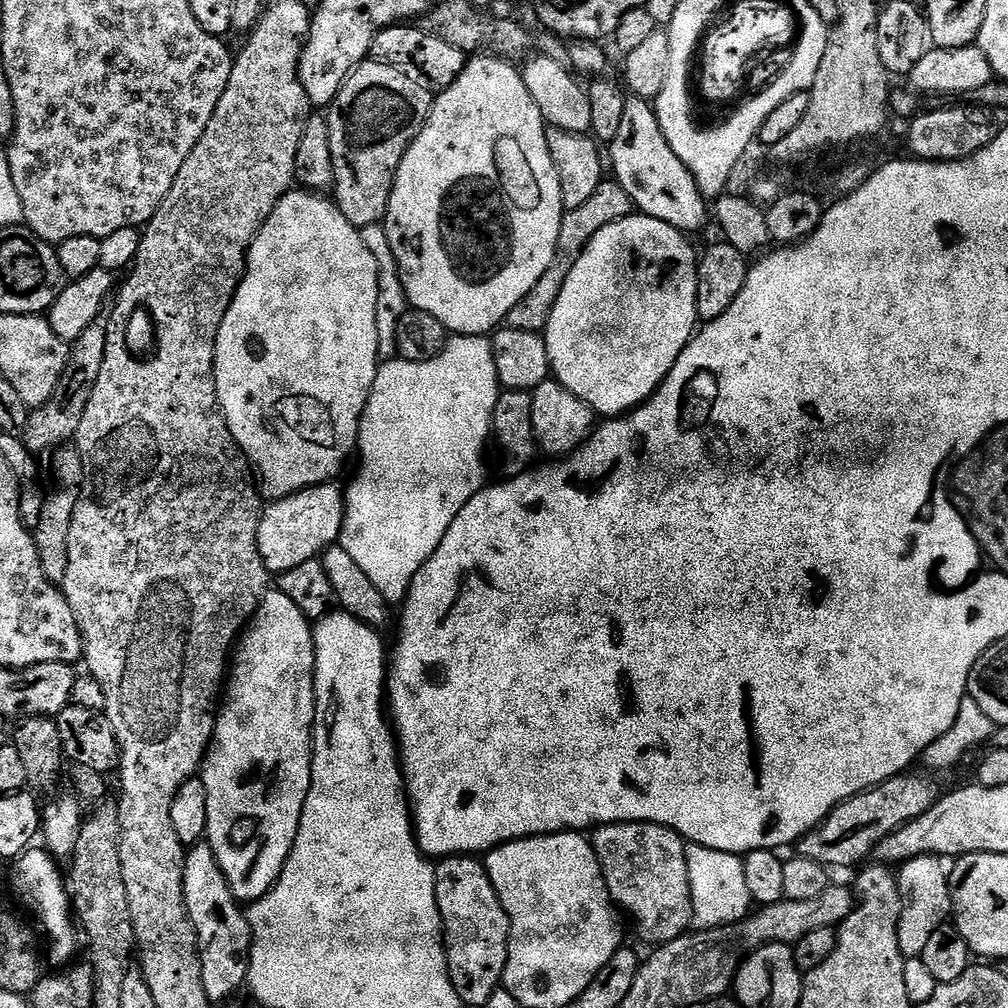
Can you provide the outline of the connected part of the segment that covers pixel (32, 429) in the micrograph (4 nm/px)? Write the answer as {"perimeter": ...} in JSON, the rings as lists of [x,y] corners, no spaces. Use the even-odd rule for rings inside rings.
{"perimeter":[[[101,318],[90,322],[82,338],[71,341],[66,370],[54,394],[43,406],[31,409],[28,413],[28,425],[22,439],[34,454],[52,454],[57,448],[75,441],[78,426],[82,426],[82,414],[86,414],[86,402],[90,402],[90,394],[94,394],[94,382],[98,382],[98,374],[102,370],[102,358],[106,358],[107,337],[108,322]]]}

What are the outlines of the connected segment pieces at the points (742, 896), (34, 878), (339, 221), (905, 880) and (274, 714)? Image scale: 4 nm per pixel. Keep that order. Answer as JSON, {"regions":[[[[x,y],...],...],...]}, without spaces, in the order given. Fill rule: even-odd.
{"regions":[[[[688,844],[684,853],[690,878],[690,894],[692,895],[692,923],[697,929],[724,928],[727,924],[739,924],[745,916],[753,911],[754,901],[750,890],[746,887],[744,861],[737,853],[710,850],[701,844]]],[[[32,846],[27,852],[15,857],[12,868],[12,892],[28,908],[36,911],[38,919],[44,923],[44,932],[52,939],[52,960],[56,966],[64,966],[76,952],[78,928],[74,923],[74,909],[66,883],[66,876],[60,873],[57,861],[43,847]]],[[[293,190],[282,197],[278,206],[274,206],[270,218],[248,248],[244,276],[230,302],[230,310],[226,310],[226,318],[222,318],[216,339],[216,393],[220,411],[224,413],[224,421],[237,449],[242,456],[244,452],[245,458],[256,467],[260,475],[260,488],[268,502],[337,479],[335,476],[343,470],[348,455],[357,451],[360,419],[382,360],[378,350],[378,326],[374,326],[374,310],[378,310],[378,266],[370,250],[366,250],[366,242],[362,242],[360,229],[348,221],[346,214],[342,214],[342,210],[331,199],[323,200],[320,196],[323,195],[308,190]]],[[[919,856],[898,868],[900,881],[900,917],[898,946],[906,958],[918,958],[926,950],[926,942],[949,919],[952,912],[952,886],[950,868],[939,856]]],[[[279,590],[265,592],[264,599],[260,602],[260,609],[252,617],[250,623],[245,627],[238,643],[234,648],[234,655],[230,660],[230,671],[226,676],[226,691],[222,696],[222,703],[218,708],[216,728],[212,732],[212,740],[208,744],[208,750],[202,765],[202,779],[206,786],[206,818],[208,819],[208,831],[206,843],[212,847],[214,858],[233,896],[240,902],[251,902],[261,900],[267,892],[276,887],[276,880],[282,874],[286,862],[292,853],[294,838],[298,834],[298,826],[302,818],[302,806],[306,802],[306,794],[310,790],[310,778],[312,777],[312,727],[316,721],[316,651],[312,641],[313,625],[282,594]]]]}

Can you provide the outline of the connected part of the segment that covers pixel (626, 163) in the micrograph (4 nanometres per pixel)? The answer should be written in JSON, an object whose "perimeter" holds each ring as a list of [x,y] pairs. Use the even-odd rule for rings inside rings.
{"perimeter":[[[625,99],[622,126],[618,126],[618,134],[610,141],[610,148],[611,175],[643,215],[658,218],[685,234],[693,234],[710,220],[709,203],[701,195],[688,168],[670,150],[656,120],[656,109],[649,101]]]}

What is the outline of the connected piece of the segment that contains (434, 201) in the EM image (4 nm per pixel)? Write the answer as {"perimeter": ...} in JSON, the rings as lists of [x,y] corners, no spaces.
{"perimeter":[[[476,54],[465,63],[462,74],[458,74],[456,81],[433,99],[426,122],[398,166],[392,183],[388,212],[384,215],[386,238],[390,238],[390,250],[394,250],[396,269],[400,272],[400,281],[408,296],[409,305],[417,312],[425,312],[438,318],[438,322],[442,322],[449,333],[457,336],[482,336],[499,329],[507,321],[510,310],[514,310],[514,306],[518,306],[518,302],[522,302],[522,298],[526,298],[526,294],[534,290],[534,282],[538,282],[538,278],[546,274],[546,266],[554,262],[558,230],[562,226],[566,209],[562,202],[558,170],[554,166],[554,158],[550,158],[550,146],[546,146],[547,133],[544,118],[535,105],[530,90],[526,88],[521,69],[515,63],[501,60],[499,56]]]}

